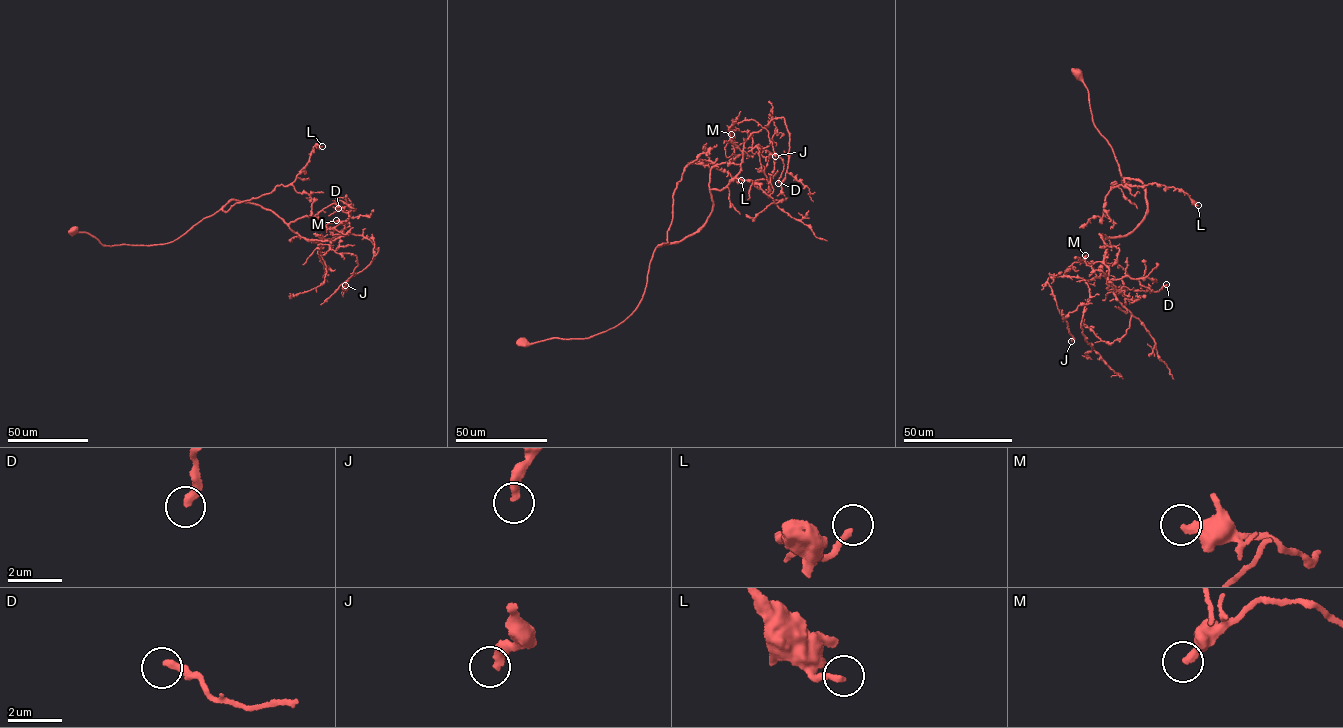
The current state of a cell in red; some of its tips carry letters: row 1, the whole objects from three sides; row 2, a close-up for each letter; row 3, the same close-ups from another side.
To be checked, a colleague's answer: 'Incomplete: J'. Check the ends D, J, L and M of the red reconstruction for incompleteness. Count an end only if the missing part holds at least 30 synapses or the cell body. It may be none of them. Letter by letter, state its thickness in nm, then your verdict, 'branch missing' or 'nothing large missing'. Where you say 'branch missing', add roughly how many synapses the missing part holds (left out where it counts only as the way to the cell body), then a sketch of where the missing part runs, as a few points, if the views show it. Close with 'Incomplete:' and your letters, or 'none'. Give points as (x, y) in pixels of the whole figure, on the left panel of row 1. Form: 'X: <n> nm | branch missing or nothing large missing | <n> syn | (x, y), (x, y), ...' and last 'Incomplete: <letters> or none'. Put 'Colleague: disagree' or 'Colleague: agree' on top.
Colleague: agree
D: 280 nm | nothing large missing
J: 320 nm | branch missing | 30 syn | (345, 285), (342, 289), (326, 291)
L: 220 nm | nothing large missing
M: 360 nm | nothing large missing
Incomplete: J

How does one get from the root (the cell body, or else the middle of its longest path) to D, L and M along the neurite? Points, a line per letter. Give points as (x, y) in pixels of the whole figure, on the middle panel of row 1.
D: (522, 343), (588, 338), (632, 314), (656, 248), (710, 214), (712, 167), (758, 145), (781, 159), (778, 183)
L: (522, 343), (588, 338), (632, 314), (656, 248), (667, 242), (673, 195), (691, 161), (704, 160), (741, 180)
M: (522, 343), (588, 338), (632, 314), (656, 248), (710, 214), (711, 168), (751, 149), (747, 133), (731, 134)

